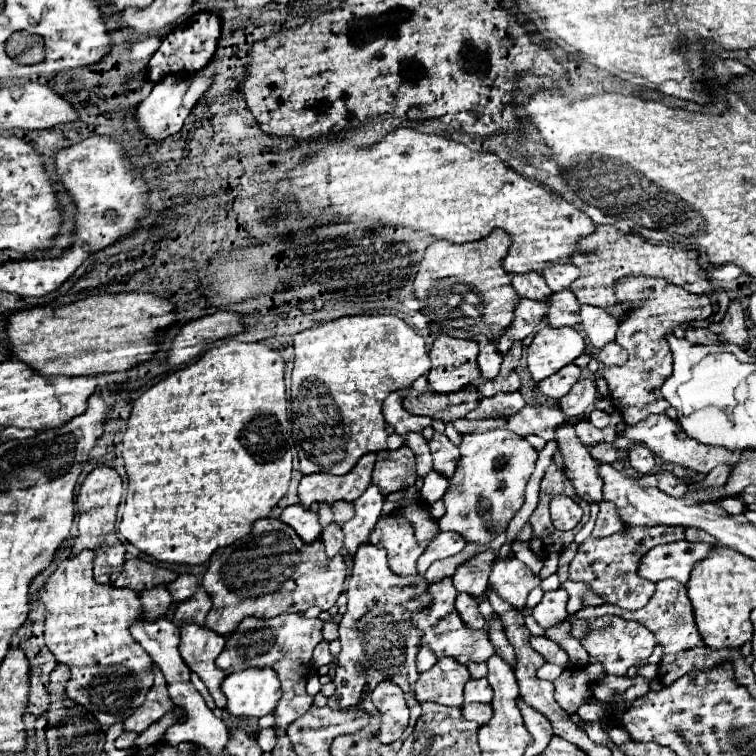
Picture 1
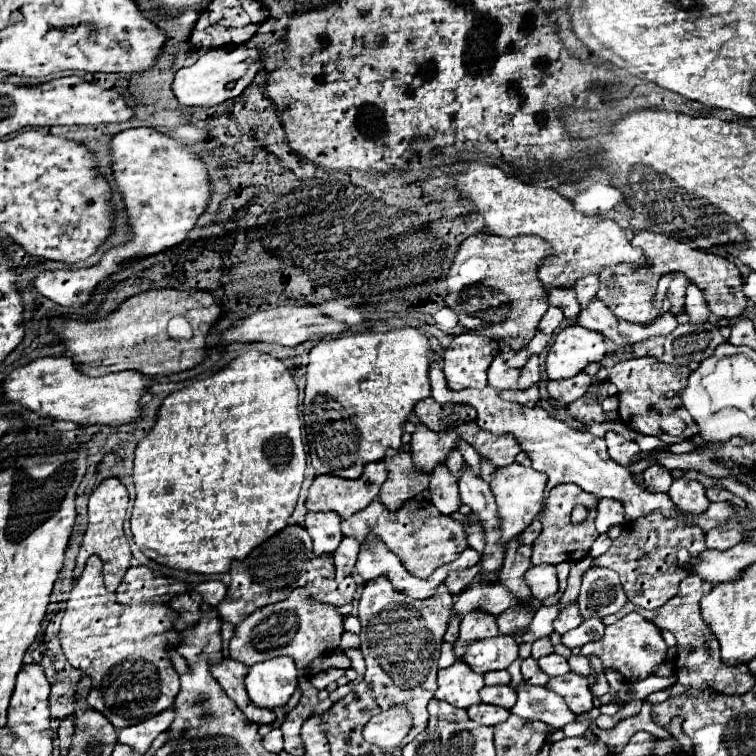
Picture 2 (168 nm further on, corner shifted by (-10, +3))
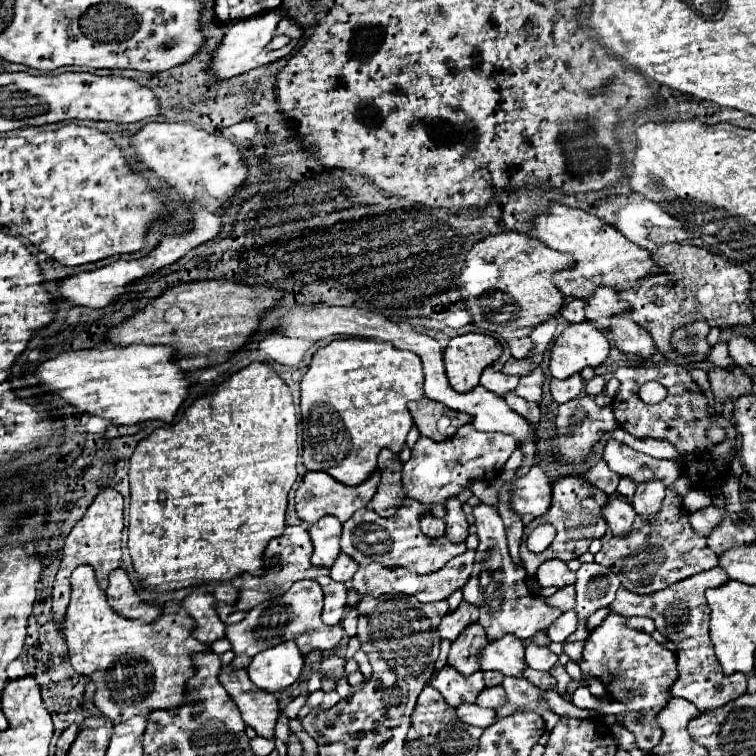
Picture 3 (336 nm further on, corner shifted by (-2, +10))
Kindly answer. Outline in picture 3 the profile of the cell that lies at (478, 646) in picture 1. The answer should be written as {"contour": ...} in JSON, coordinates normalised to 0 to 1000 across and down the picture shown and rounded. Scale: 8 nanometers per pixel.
{"contour":[[[683,841],[648,847],[630,870],[638,886],[659,886],[667,894],[690,894],[690,886],[696,884],[693,854]]]}

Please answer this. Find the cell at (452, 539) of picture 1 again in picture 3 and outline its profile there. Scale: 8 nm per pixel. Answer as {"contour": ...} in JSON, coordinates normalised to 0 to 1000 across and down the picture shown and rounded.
{"contour":[[[616,728],[614,733],[598,738],[593,746],[587,746],[582,754],[571,757],[571,759],[556,761],[537,751],[511,751],[505,746],[487,746],[487,749],[476,749],[466,765],[466,778],[474,786],[540,786],[540,788],[550,788],[550,794],[556,796],[574,796],[574,794],[585,794],[593,791],[603,778],[614,775],[614,767],[619,767],[622,757],[624,757],[624,746],[627,746],[627,728]]]}

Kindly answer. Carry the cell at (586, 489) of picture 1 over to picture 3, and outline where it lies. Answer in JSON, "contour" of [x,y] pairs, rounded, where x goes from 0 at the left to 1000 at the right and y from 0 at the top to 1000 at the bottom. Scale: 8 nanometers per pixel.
{"contour":[[[817,653],[804,656],[804,661],[802,661],[799,672],[794,675],[794,680],[802,688],[802,693],[804,693],[804,698],[812,709],[817,709],[823,704],[831,704],[831,698],[836,696],[836,688],[841,683],[836,667],[831,661],[825,661],[823,656],[817,656]]]}

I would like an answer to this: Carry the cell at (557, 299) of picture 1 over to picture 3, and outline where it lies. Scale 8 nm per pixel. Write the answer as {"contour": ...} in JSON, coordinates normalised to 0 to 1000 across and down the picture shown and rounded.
{"contour":[[[828,415],[807,418],[804,447],[812,450],[815,460],[820,460],[823,466],[836,466],[849,474],[857,474],[868,466],[865,450],[857,444],[857,439],[836,426]]]}

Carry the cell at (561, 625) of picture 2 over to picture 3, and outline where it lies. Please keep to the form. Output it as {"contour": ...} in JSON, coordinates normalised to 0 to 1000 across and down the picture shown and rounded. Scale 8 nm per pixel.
{"contour":[[[751,807],[751,810],[746,810],[743,815],[738,815],[738,817],[728,825],[728,831],[725,831],[722,836],[725,836],[725,841],[728,841],[730,849],[746,849],[746,847],[762,833],[762,828],[765,828],[762,810],[759,810],[759,807]]]}

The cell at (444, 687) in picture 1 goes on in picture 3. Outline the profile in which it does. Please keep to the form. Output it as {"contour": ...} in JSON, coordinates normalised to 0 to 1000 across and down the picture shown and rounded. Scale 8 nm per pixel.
{"contour":[[[590,878],[569,899],[569,907],[577,910],[587,921],[587,926],[603,937],[611,929],[627,929],[630,926],[630,921],[640,910],[640,897],[638,897],[638,889],[611,894],[608,889],[603,889],[603,884]]]}

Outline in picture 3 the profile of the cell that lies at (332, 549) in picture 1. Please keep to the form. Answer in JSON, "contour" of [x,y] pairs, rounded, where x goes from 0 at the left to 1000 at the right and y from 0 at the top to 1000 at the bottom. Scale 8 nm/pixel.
{"contour":[[[450,730],[447,738],[444,738],[444,743],[437,751],[437,762],[439,762],[439,767],[460,770],[468,762],[471,754],[474,754],[471,741],[466,741],[466,735],[460,735],[458,730]]]}

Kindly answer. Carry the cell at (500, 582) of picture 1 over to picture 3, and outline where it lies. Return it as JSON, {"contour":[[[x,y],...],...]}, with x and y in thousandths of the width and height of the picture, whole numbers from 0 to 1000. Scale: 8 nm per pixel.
{"contour":[[[722,741],[712,749],[709,754],[709,767],[714,775],[751,775],[759,772],[762,759],[757,754],[751,754],[751,749],[743,741]]]}

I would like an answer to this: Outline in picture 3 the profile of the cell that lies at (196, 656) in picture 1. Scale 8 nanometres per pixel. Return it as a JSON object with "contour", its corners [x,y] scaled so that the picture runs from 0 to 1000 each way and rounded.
{"contour":[[[304,878],[294,881],[288,899],[317,937],[325,960],[333,960],[341,974],[362,974],[362,958],[365,950],[370,947],[370,934],[365,921],[354,915],[339,918],[341,910],[333,910],[325,886],[323,884],[312,886]]]}

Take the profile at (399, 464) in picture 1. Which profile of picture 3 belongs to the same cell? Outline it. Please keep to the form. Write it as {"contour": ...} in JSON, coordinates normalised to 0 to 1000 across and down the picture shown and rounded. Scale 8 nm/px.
{"contour":[[[505,622],[505,632],[503,632],[503,640],[500,640],[500,648],[492,656],[487,672],[495,675],[497,680],[508,683],[508,685],[516,685],[529,672],[532,661],[534,661],[534,646],[532,646],[529,630],[519,627],[513,622]]]}

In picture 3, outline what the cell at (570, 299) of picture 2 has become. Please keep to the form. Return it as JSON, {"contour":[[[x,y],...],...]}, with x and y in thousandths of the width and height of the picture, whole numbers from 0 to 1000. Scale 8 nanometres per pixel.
{"contour":[[[751,394],[749,402],[743,405],[741,415],[743,415],[743,421],[749,426],[772,426],[775,423],[775,418],[772,418],[772,397]]]}

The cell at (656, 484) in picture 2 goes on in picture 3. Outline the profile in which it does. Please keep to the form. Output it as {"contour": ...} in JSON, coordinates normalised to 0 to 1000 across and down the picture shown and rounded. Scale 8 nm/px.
{"contour":[[[862,632],[854,638],[847,638],[841,646],[841,653],[836,659],[836,669],[844,680],[852,683],[852,688],[860,688],[862,680],[868,677],[868,672],[873,672],[876,659],[878,659],[881,643],[876,635]]]}

